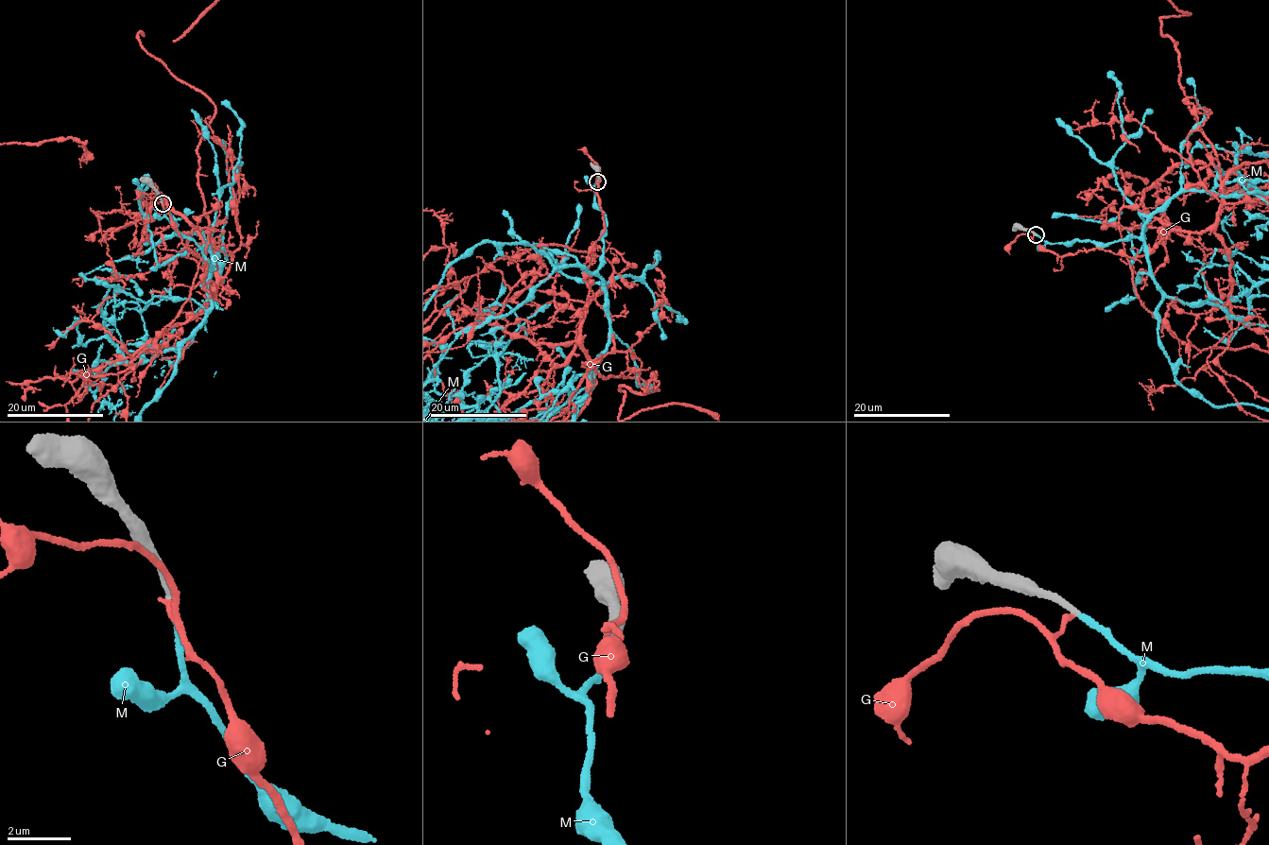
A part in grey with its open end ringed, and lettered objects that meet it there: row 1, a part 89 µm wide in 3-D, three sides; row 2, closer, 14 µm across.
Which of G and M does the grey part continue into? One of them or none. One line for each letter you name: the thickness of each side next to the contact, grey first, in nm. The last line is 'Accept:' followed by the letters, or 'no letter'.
M: Thickness 180 nm (grey) against 170 nm
Accept: M

